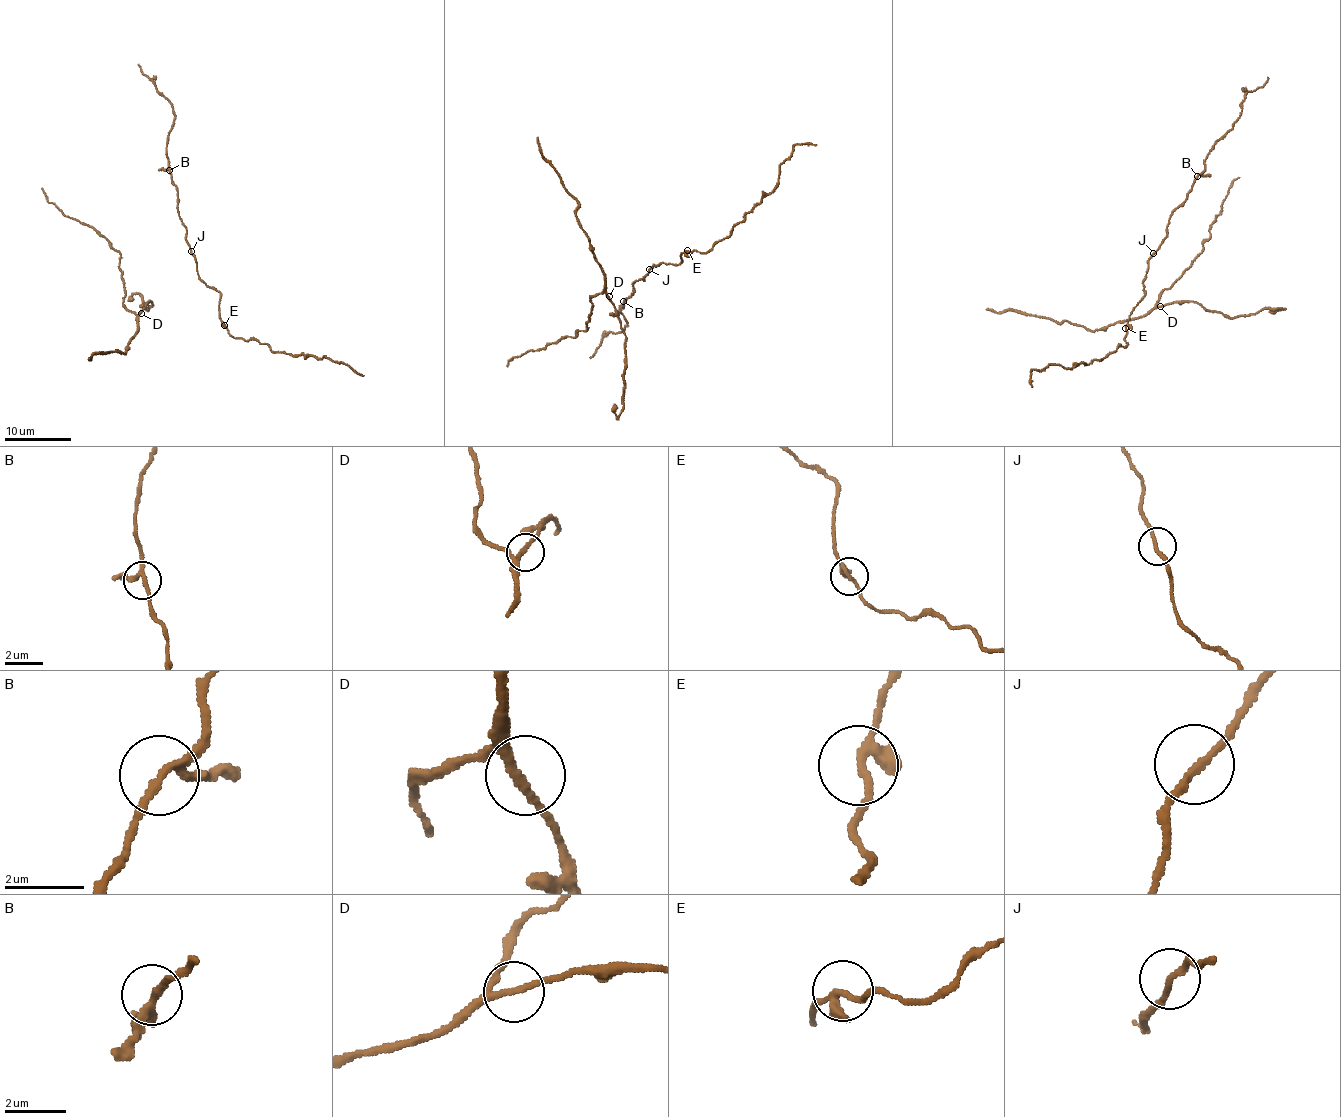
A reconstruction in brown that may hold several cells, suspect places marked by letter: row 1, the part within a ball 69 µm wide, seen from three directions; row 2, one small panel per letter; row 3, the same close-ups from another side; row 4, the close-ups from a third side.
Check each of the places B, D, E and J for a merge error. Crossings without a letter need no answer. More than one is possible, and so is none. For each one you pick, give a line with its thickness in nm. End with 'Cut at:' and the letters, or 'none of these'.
Cut at: none of these

